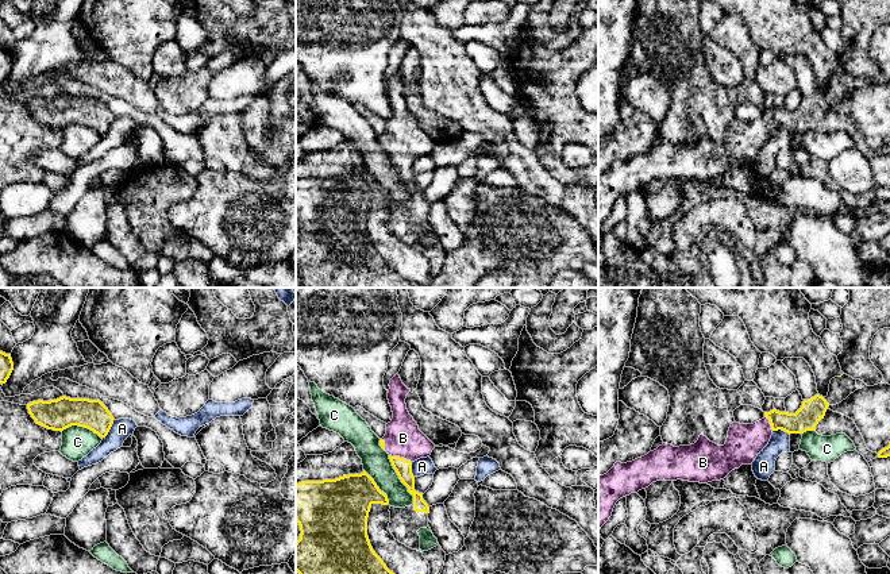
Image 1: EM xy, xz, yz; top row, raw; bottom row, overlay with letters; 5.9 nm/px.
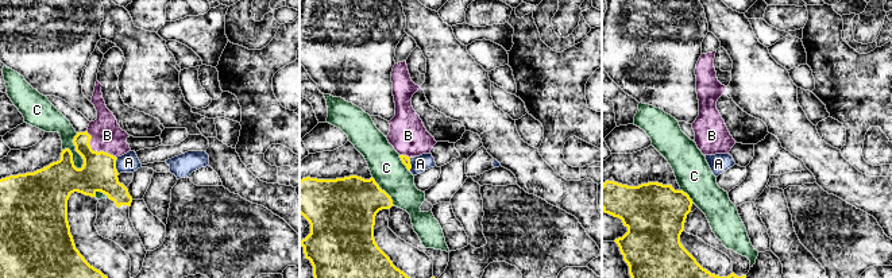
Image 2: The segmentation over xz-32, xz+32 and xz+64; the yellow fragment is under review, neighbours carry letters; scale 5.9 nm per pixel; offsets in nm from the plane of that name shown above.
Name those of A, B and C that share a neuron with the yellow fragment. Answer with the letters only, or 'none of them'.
B

